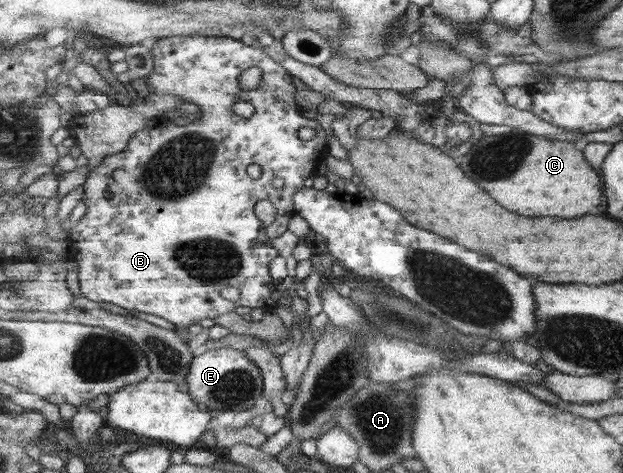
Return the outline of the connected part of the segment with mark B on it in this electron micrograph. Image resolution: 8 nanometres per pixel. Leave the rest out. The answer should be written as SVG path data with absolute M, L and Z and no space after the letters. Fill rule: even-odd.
M184 35L176 37L167 37L149 43L151 53L153 54L153 69L154 71L146 78L153 89L152 97L165 97L167 95L177 95L186 103L194 103L201 109L201 117L193 123L187 125L176 125L158 121L151 127L146 127L143 131L136 132L130 138L128 147L120 153L106 156L105 160L99 165L90 170L86 175L86 181L83 183L84 194L82 199L87 205L86 217L72 227L68 239L73 240L72 247L76 249L75 261L78 267L78 280L80 290L88 299L95 302L108 302L123 307L130 311L141 311L152 315L160 316L166 321L171 322L174 326L190 327L202 319L214 319L218 315L234 311L246 311L250 308L262 307L265 310L272 310L278 305L278 300L272 297L273 284L276 281L271 274L271 261L274 261L279 256L279 251L271 244L271 239L280 237L285 231L289 230L291 219L294 216L295 195L304 188L306 181L306 173L308 177L316 175L316 167L318 161L324 157L327 152L326 135L329 132L324 129L324 126L314 118L308 119L302 115L302 105L296 103L294 95L296 95L296 85L292 81L292 75L280 65L273 57L270 57L262 48L257 45L248 46L242 43L242 38L239 35L235 38L231 36L203 36L203 35ZM250 67L260 67L264 75L262 85L258 89L252 91L244 91L240 88L240 75L242 71L250 69ZM238 101L246 101L253 104L255 112L249 118L242 117L238 113L234 113L234 103ZM302 127L311 127L316 131L315 138L304 141L300 137L300 129ZM250 165L259 165L262 169L261 176L256 180L248 175L248 167ZM280 177L284 179L284 186L276 188L272 185L272 181ZM262 199L268 199L277 208L277 217L273 223L264 227L264 223L256 217L254 213L254 205ZM224 287L235 287L240 291L240 300L236 302L229 301L226 297L220 295L220 291Z

